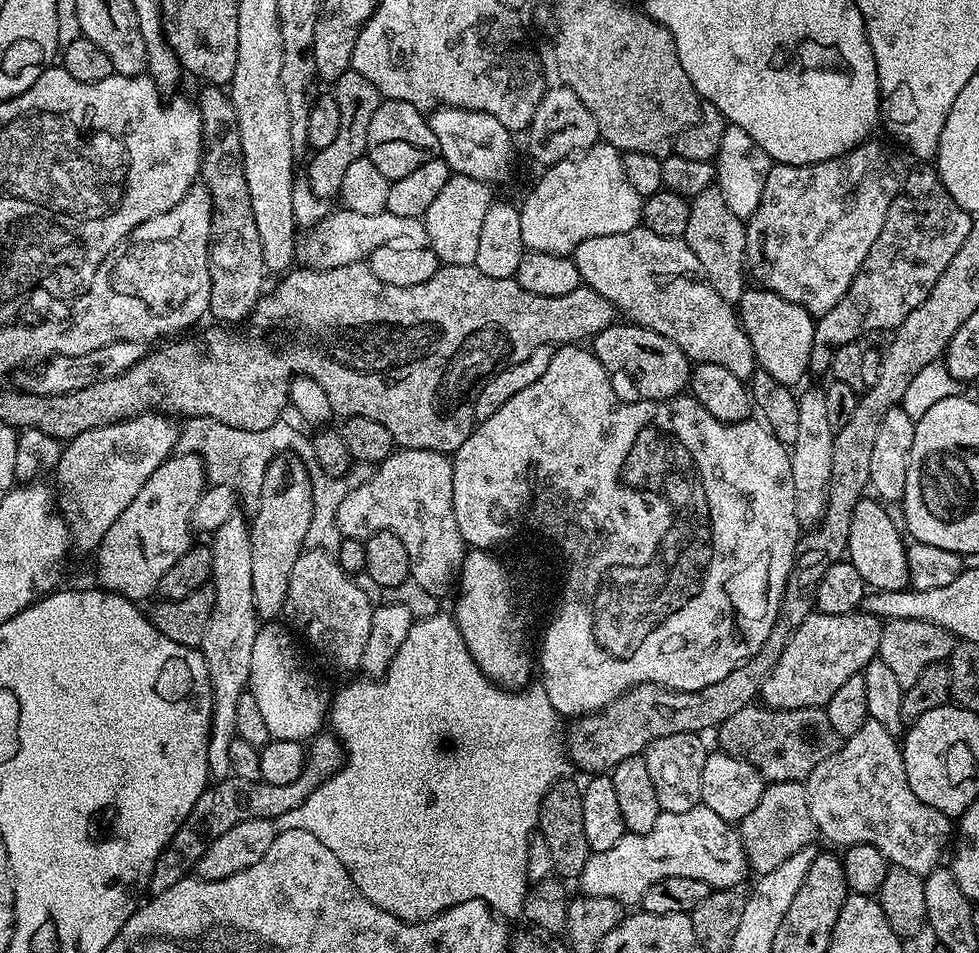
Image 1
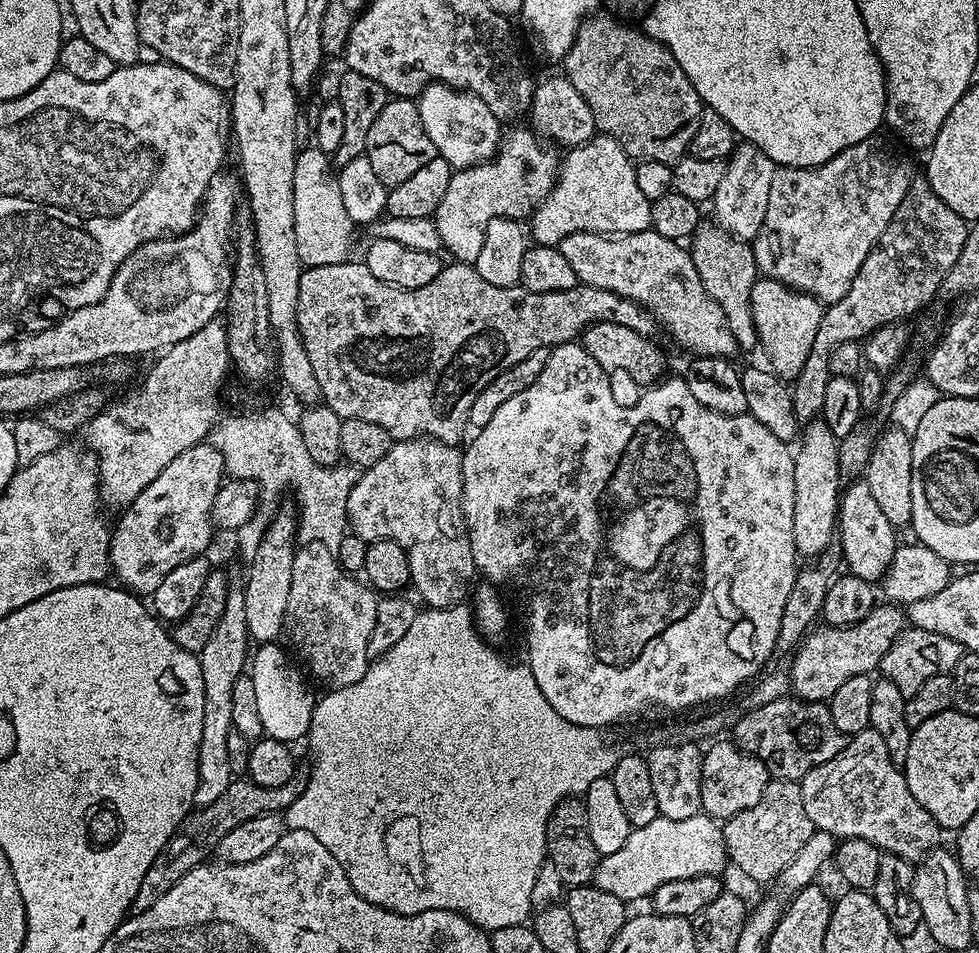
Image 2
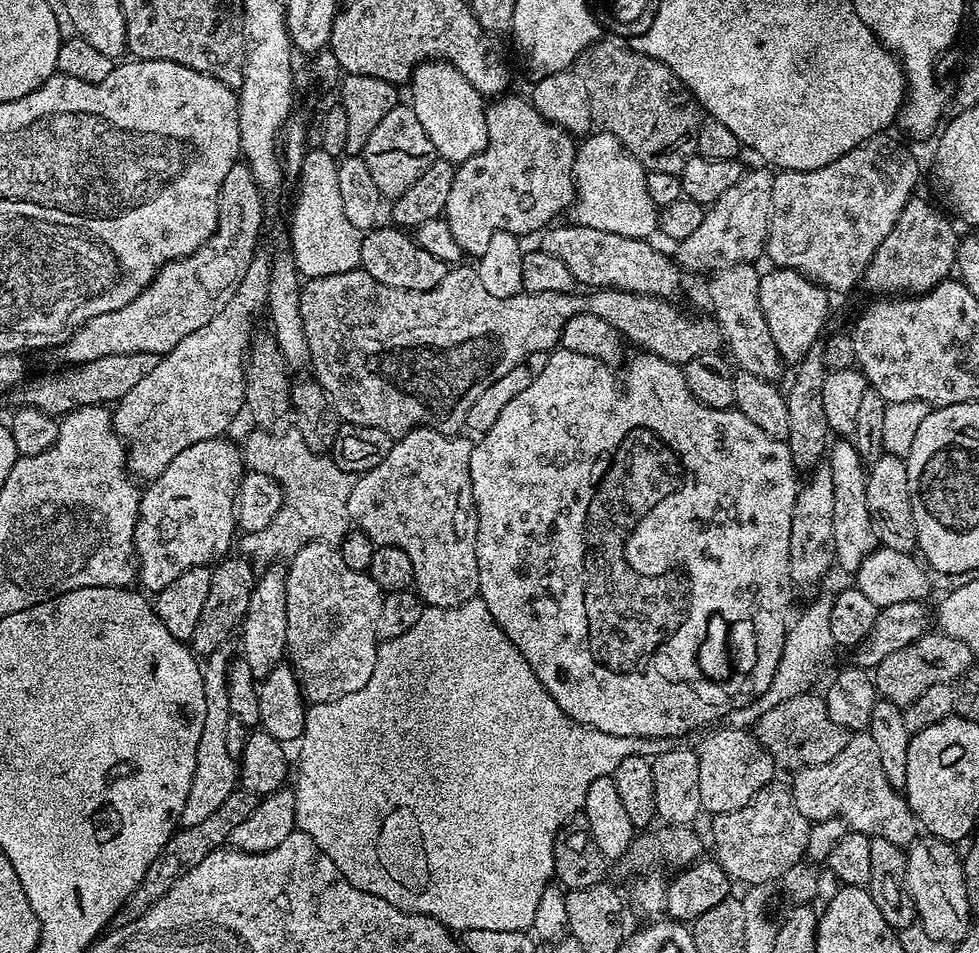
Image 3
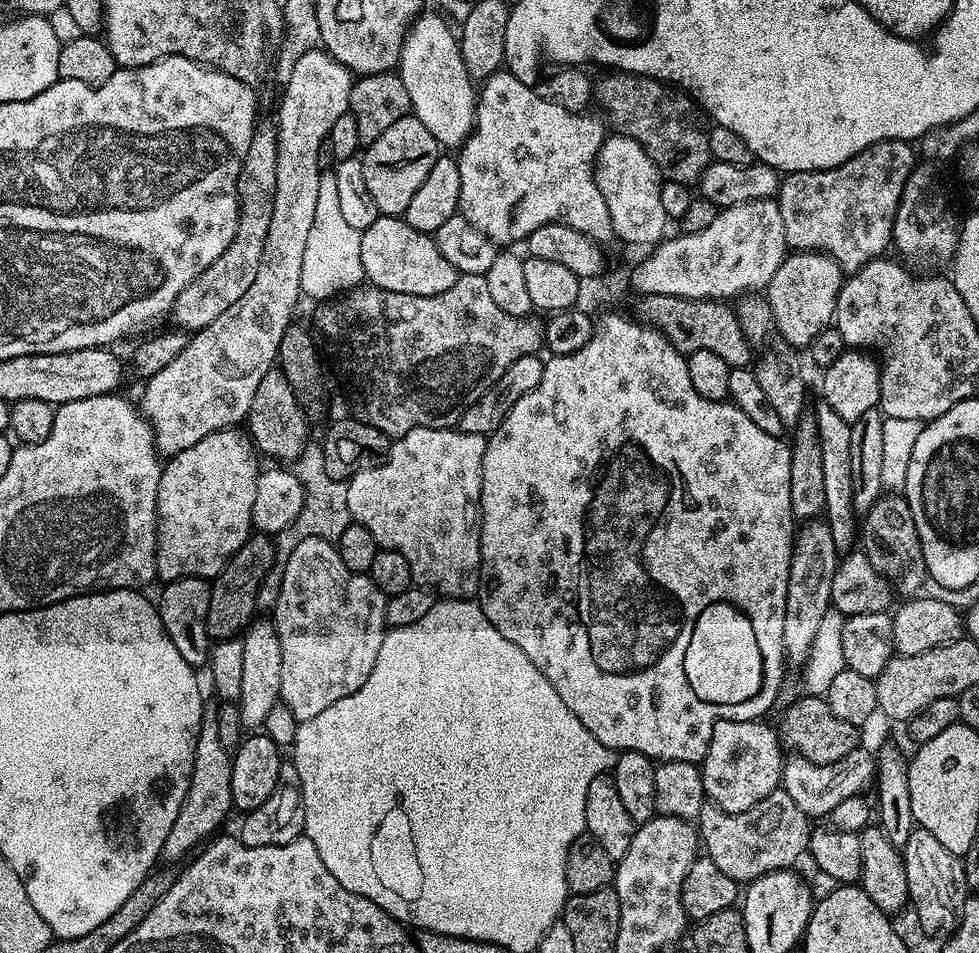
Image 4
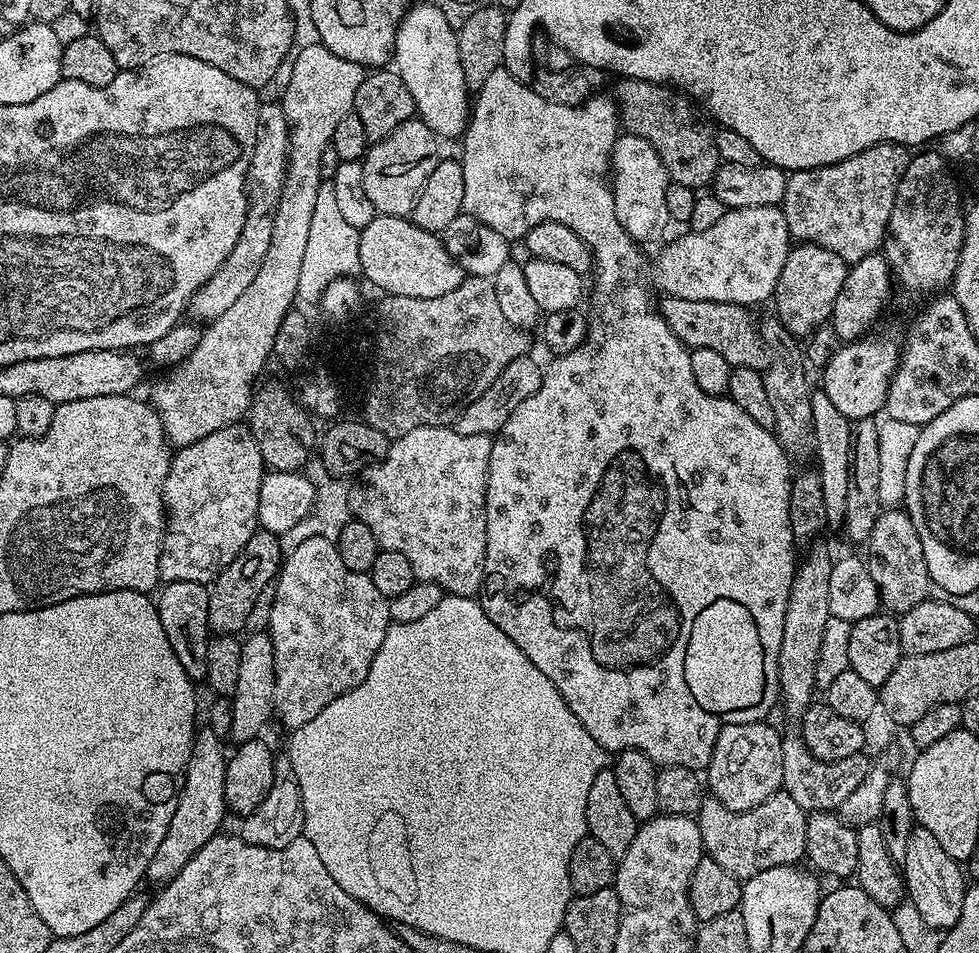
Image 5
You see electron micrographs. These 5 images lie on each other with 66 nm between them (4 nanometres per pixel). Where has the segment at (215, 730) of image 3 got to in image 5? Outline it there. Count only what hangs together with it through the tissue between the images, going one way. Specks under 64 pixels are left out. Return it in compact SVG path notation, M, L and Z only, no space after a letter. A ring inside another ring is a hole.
M201 727L196 733L196 741L192 743L192 753L188 769L184 772L184 782L180 785L180 794L176 798L174 818L170 818L170 826L166 826L166 838L158 846L158 854L150 858L147 883L155 886L166 886L214 838L223 828L224 816L228 812L226 802L226 766L228 756L224 752L222 740L215 736L214 730Z

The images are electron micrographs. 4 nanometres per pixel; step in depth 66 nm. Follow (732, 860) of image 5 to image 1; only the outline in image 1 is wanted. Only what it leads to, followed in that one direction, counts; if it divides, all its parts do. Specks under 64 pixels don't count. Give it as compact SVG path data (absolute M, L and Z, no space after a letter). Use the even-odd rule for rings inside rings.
M795 780L769 783L762 799L758 801L758 806L754 806L754 810L750 810L750 814L746 814L746 818L739 821L738 831L749 869L756 874L774 870L786 858L813 843L812 835L817 835L814 818L807 806L805 785Z

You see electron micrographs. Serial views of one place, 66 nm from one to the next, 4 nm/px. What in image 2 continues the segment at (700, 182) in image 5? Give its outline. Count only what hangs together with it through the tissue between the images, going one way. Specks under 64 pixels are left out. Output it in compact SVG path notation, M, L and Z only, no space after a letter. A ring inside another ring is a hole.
M595 16L585 19L576 31L570 50L562 57L563 75L568 77L574 90L586 98L590 114L594 114L597 133L617 140L633 161L678 163L682 157L689 155L692 139L694 134L698 134L698 126L706 111L698 90L694 90L690 78L686 78L686 70L678 66L674 54L670 54L666 45L659 44L631 23L611 20L608 16Z

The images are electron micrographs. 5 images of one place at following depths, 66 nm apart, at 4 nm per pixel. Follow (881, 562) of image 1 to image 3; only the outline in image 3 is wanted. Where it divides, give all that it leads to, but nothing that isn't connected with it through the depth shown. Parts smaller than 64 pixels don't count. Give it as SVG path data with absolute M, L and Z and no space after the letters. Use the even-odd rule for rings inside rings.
M840 438L826 453L826 466L834 478L834 550L836 564L842 571L854 574L862 562L878 547L878 529L866 502L868 473L855 443L848 438Z

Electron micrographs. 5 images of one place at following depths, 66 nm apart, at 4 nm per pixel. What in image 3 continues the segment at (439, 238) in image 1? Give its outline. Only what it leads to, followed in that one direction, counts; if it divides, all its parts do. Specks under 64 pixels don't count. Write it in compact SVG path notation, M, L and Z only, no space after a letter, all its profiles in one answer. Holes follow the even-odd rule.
M501 95L487 105L484 117L488 123L488 145L457 167L442 217L450 226L450 234L454 234L461 253L469 252L472 258L479 258L496 232L527 238L531 232L547 229L563 208L571 209L574 203L572 164L576 160L577 141L566 130L542 118L531 99L508 95Z

